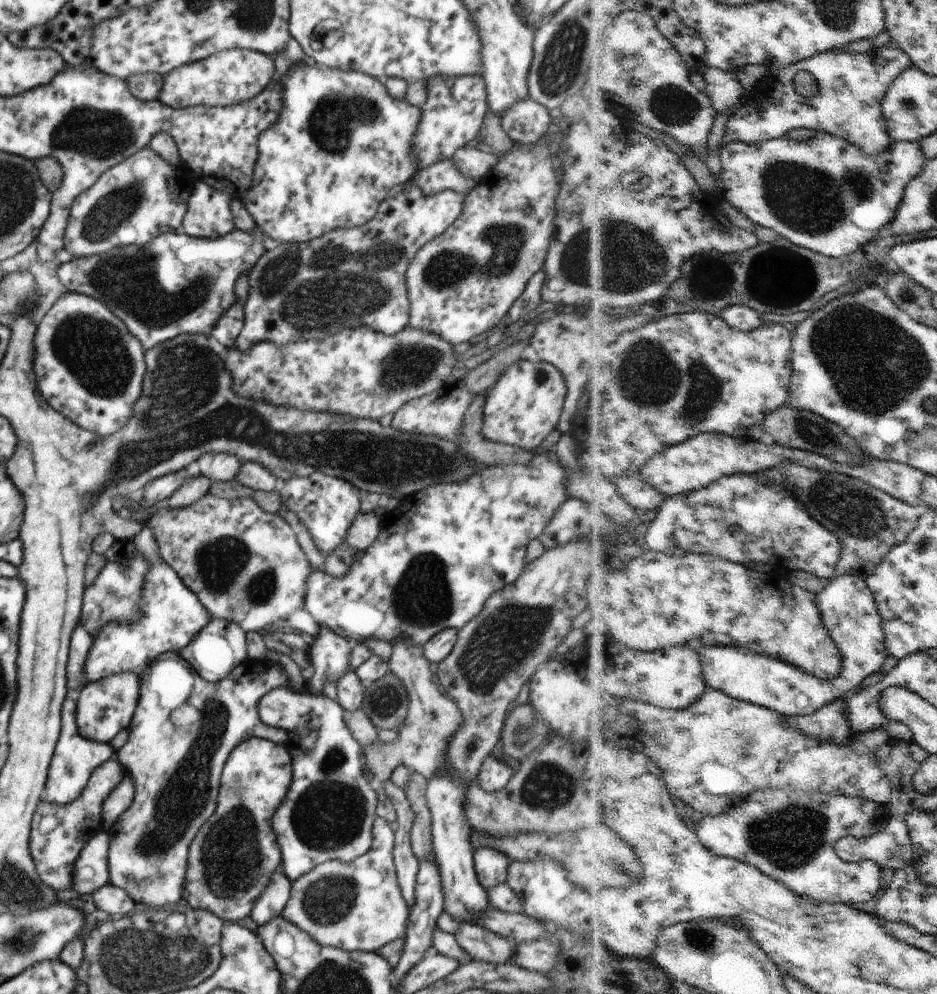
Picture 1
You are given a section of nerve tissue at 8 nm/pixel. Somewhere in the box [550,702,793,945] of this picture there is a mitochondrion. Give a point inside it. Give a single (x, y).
(618, 866)

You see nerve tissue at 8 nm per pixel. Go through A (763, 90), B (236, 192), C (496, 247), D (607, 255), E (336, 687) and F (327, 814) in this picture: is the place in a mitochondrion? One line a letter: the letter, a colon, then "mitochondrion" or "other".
A: other
B: other
C: mitochondrion
D: mitochondrion
E: other
F: mitochondrion

